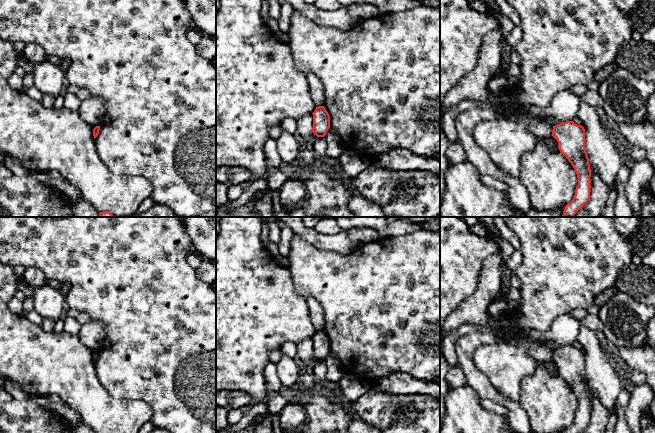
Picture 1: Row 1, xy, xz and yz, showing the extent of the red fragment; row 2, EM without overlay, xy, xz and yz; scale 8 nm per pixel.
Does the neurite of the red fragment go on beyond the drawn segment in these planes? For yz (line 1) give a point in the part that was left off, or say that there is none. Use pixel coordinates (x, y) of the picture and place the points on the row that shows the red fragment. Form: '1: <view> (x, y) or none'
1: none

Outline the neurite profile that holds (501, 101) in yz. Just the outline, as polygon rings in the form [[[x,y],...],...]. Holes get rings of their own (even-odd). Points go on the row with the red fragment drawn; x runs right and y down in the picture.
[[[498,94],[492,101],[493,107],[499,110],[506,108],[509,103],[515,104],[516,100],[507,94]]]

